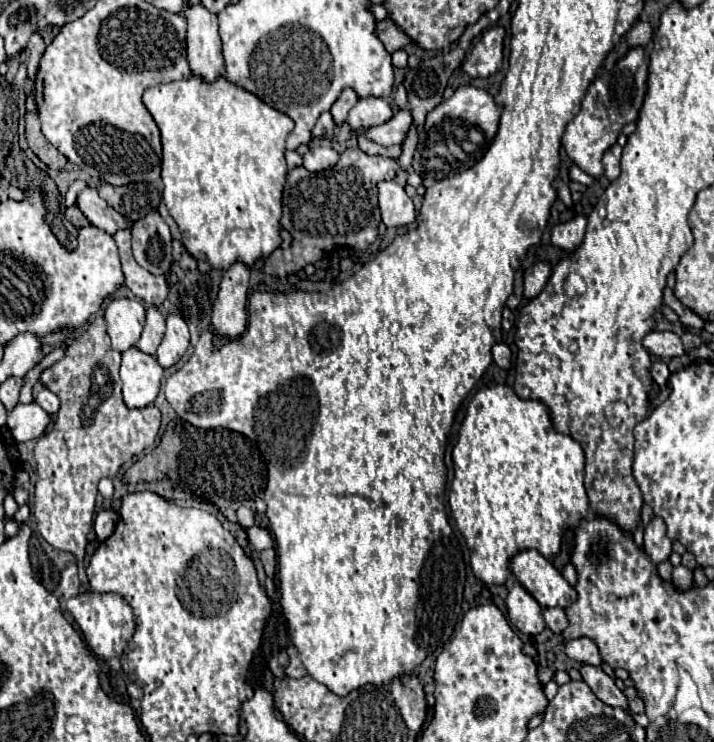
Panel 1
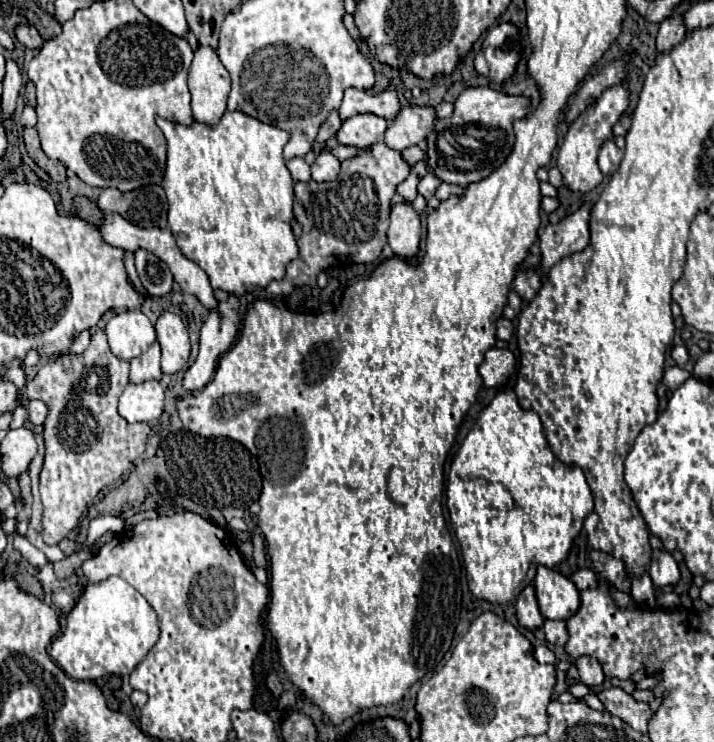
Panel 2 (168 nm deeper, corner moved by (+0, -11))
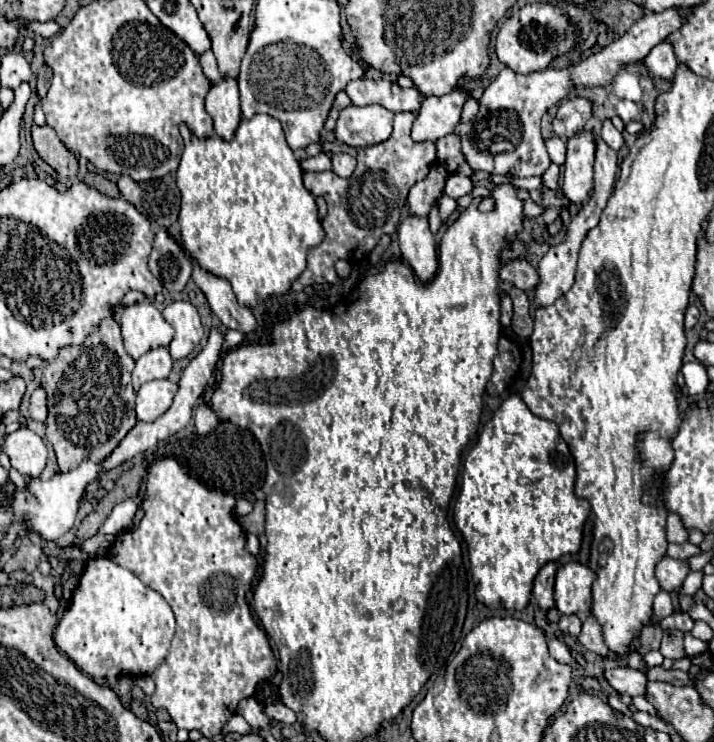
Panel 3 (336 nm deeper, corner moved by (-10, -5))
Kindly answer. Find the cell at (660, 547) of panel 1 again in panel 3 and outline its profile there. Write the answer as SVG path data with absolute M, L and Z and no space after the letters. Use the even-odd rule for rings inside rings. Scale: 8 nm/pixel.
M665 556L657 566L655 566L655 578L659 580L661 588L665 592L675 592L681 588L685 576L689 574L689 568L683 560L673 560Z

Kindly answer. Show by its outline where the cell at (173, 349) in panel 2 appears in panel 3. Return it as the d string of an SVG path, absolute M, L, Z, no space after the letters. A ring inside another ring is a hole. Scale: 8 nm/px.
M173 300L163 308L163 318L175 328L175 338L169 346L171 358L187 358L203 338L203 324L197 308L191 302Z

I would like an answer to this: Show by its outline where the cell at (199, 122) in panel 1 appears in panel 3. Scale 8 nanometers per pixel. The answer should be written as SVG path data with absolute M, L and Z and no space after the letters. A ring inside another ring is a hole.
M267 114L241 120L231 142L225 142L219 136L199 140L185 124L181 124L179 130L185 142L177 170L177 186L181 190L179 226L185 250L205 272L229 280L241 306L255 308L265 298L289 292L293 280L305 270L307 250L321 244L325 232L315 196L303 186L301 166L287 146L279 122Z

